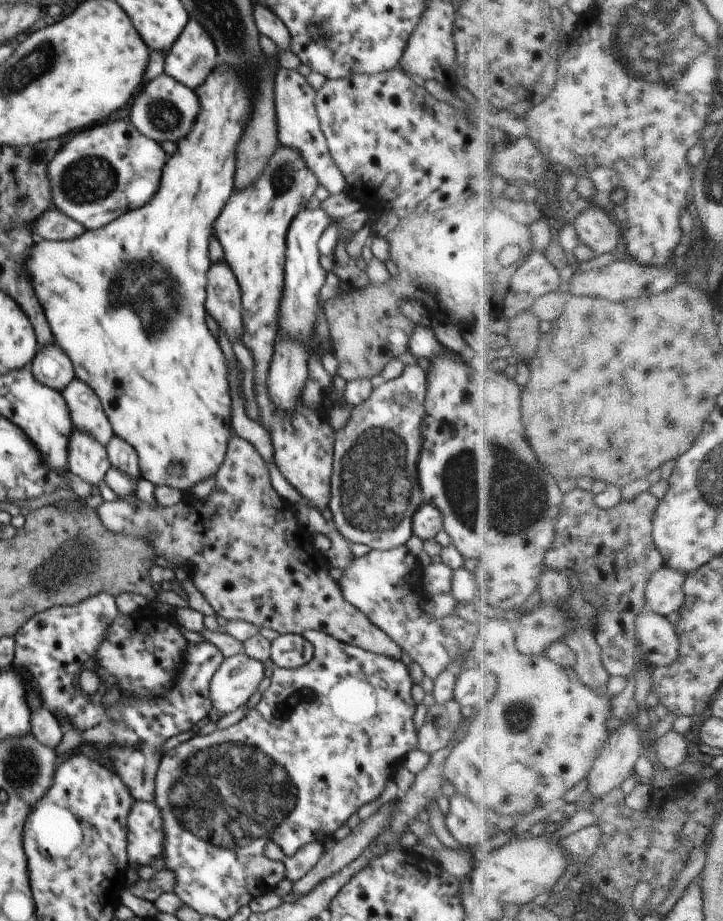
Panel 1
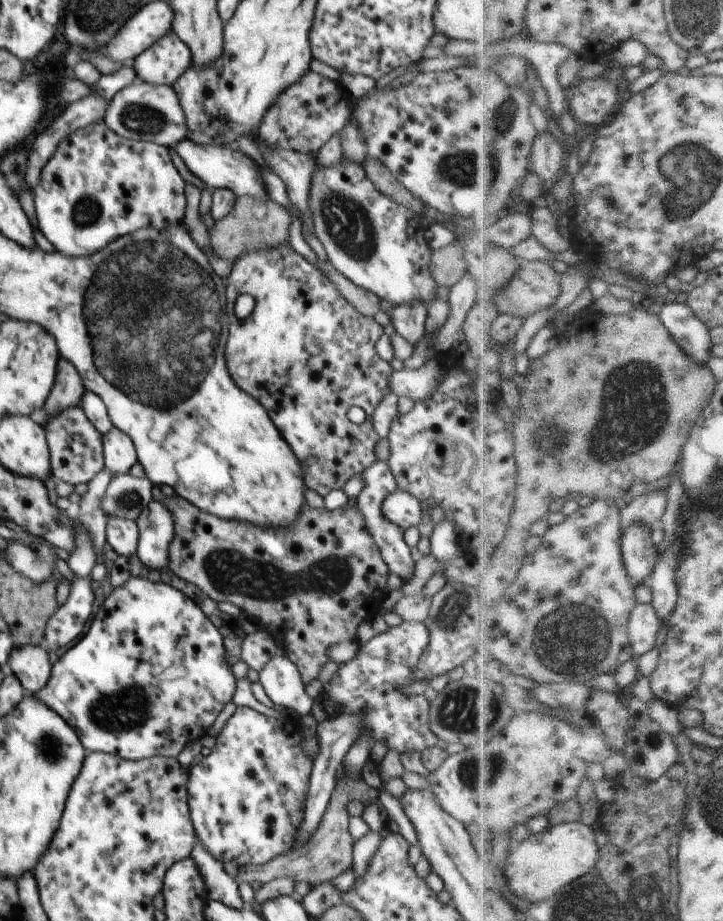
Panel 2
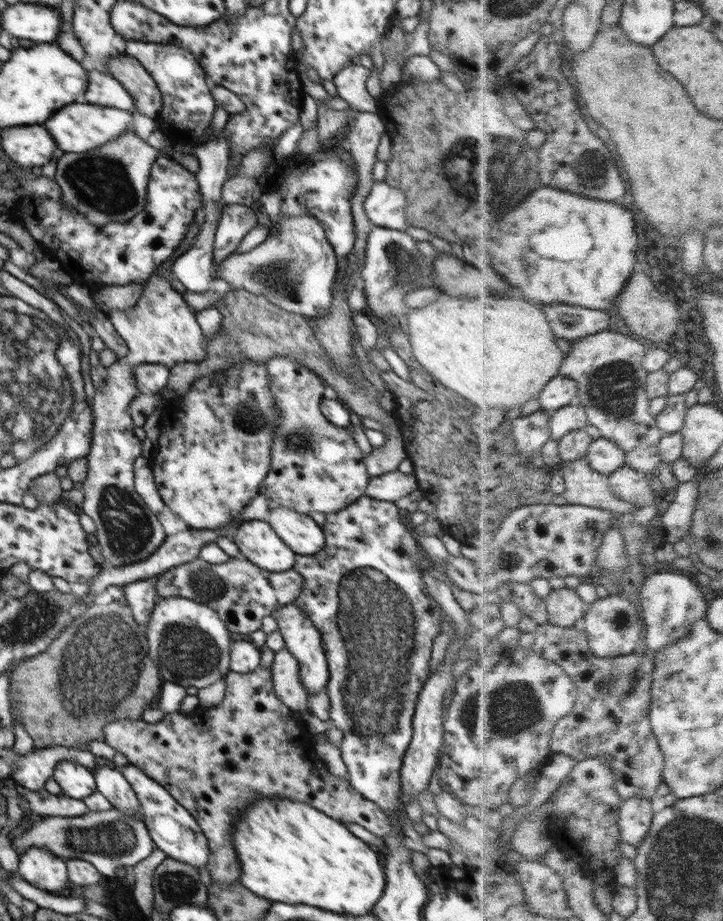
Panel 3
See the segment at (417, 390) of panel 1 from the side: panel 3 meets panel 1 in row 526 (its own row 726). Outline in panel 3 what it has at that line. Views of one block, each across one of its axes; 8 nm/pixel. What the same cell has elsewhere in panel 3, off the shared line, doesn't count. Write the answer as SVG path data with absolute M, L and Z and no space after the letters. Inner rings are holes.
M365 494L357 498L352 504L342 507L342 510L326 513L325 523L321 527L325 534L325 546L322 552L315 555L297 555L296 557L293 569L304 577L305 584L294 603L310 617L322 635L330 673L326 686L331 700L330 718L333 720L334 726L344 734L344 740L339 750L342 752L342 760L347 768L350 786L363 794L366 800L374 802L386 814L398 813L402 791L402 786L400 786L402 762L408 747L410 747L410 742L412 742L415 703L431 672L432 642L441 632L441 614L431 606L428 593L424 588L423 571L420 569L423 562L423 552L415 540L412 528L404 521L399 503L379 501Z

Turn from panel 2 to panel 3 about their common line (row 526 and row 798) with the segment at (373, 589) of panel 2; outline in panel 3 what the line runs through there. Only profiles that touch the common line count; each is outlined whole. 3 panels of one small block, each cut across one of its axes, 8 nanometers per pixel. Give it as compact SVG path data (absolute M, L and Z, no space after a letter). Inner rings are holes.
M258 665L252 672L242 674L230 671L225 677L225 697L212 708L198 708L192 713L166 713L161 721L148 723L142 719L113 720L104 729L104 742L112 746L130 765L138 766L149 778L160 784L200 825L210 847L206 870L218 885L239 883L241 864L233 843L238 815L246 811L259 798L289 798L304 802L340 823L360 825L385 838L399 834L399 830L386 818L374 802L350 786L349 780L332 776L315 753L313 736L300 726L300 713L286 706L275 693L271 668Z

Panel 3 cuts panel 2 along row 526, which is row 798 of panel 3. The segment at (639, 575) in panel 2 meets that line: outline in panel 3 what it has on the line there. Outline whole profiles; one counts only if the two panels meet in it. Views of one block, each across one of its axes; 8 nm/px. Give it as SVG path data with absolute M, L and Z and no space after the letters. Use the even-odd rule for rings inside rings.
M633 796L625 799L620 822L624 842L639 848L650 834L656 816L652 798Z

